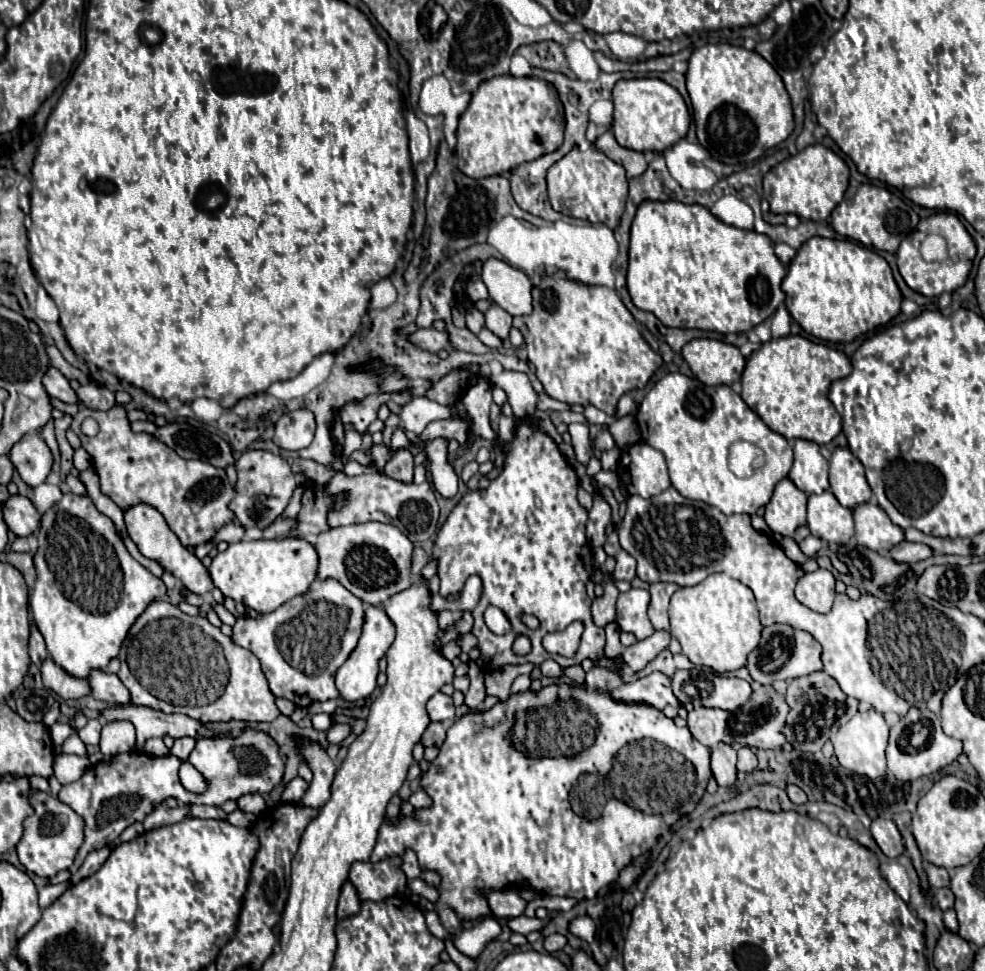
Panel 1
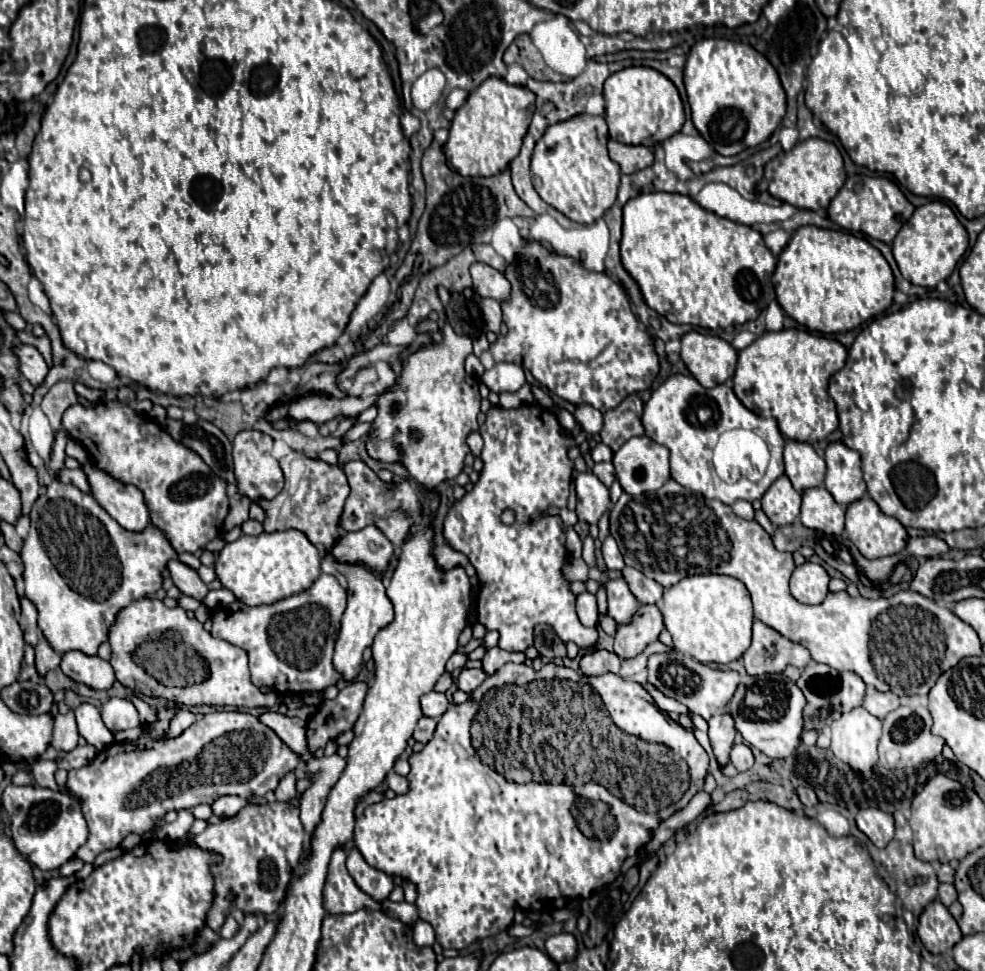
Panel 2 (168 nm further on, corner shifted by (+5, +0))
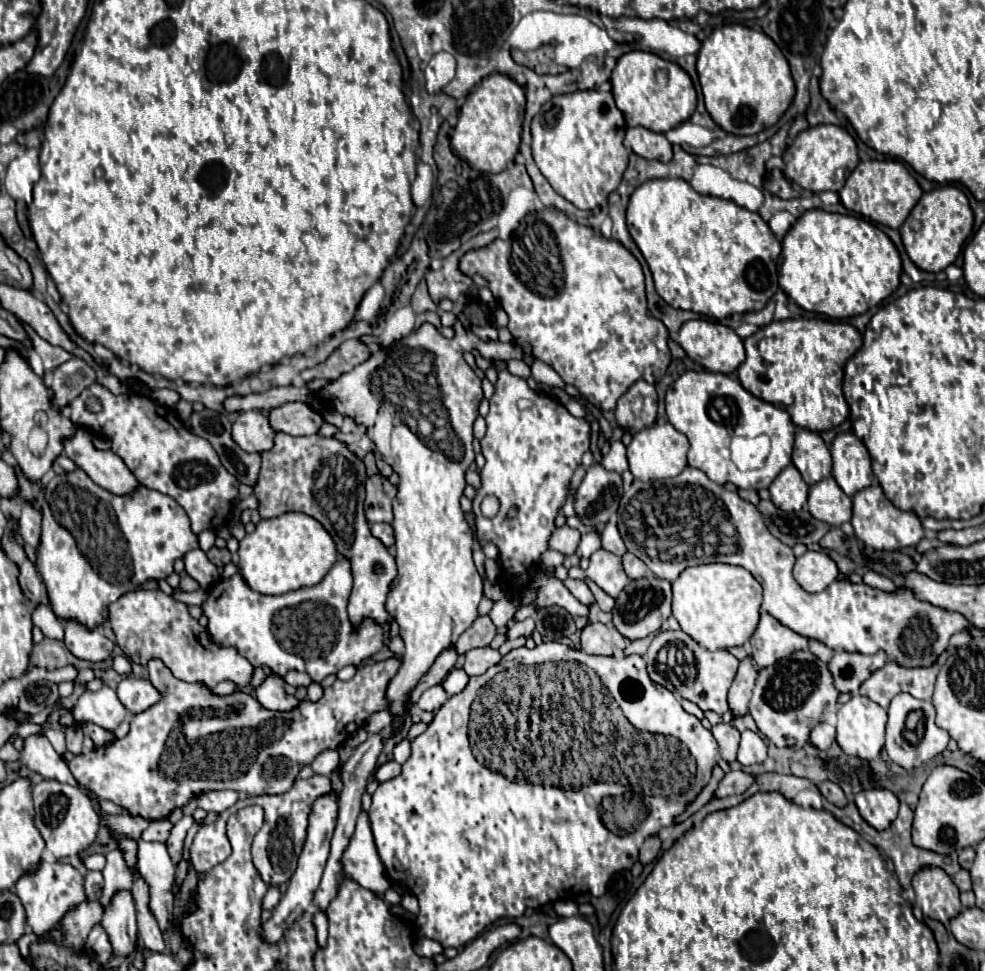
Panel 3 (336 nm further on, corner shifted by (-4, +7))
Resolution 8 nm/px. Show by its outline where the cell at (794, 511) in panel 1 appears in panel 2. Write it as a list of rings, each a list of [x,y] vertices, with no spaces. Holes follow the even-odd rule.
[[[780,476],[762,496],[762,510],[774,526],[790,524],[800,514],[800,492],[790,486],[786,476]]]

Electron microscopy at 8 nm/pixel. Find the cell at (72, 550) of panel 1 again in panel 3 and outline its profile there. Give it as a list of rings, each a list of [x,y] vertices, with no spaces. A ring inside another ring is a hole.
[[[83,469],[55,475],[45,485],[41,541],[37,547],[35,567],[43,577],[49,603],[57,619],[79,619],[83,627],[101,627],[105,611],[115,599],[127,591],[135,591],[151,579],[167,579],[173,573],[175,559],[181,559],[187,551],[197,547],[197,537],[191,533],[187,513],[169,495],[139,487],[133,495],[117,497],[93,483]]]

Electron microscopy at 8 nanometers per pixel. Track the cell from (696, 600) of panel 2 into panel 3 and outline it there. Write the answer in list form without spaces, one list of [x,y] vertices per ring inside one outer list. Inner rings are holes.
[[[697,565],[687,567],[673,583],[673,617],[681,629],[709,651],[745,645],[759,623],[761,585],[743,567],[735,565]]]

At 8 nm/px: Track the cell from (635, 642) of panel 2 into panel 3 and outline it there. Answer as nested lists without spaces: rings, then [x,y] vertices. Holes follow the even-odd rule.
[[[649,575],[647,579],[631,581],[621,591],[621,595],[615,599],[613,623],[623,637],[635,641],[635,639],[643,639],[651,633],[661,631],[665,627],[669,615],[671,615],[671,585],[665,579],[655,579]]]

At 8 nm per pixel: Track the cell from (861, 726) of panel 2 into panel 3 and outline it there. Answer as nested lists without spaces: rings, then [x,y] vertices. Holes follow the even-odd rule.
[[[851,695],[851,699],[837,711],[837,743],[847,755],[855,755],[865,761],[877,759],[885,743],[885,723],[887,711],[883,707],[863,695]]]

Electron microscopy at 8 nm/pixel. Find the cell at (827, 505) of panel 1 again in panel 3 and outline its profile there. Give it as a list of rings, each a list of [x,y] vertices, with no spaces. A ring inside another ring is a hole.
[[[833,477],[821,479],[809,489],[809,513],[833,527],[851,519],[851,497],[847,497]]]

